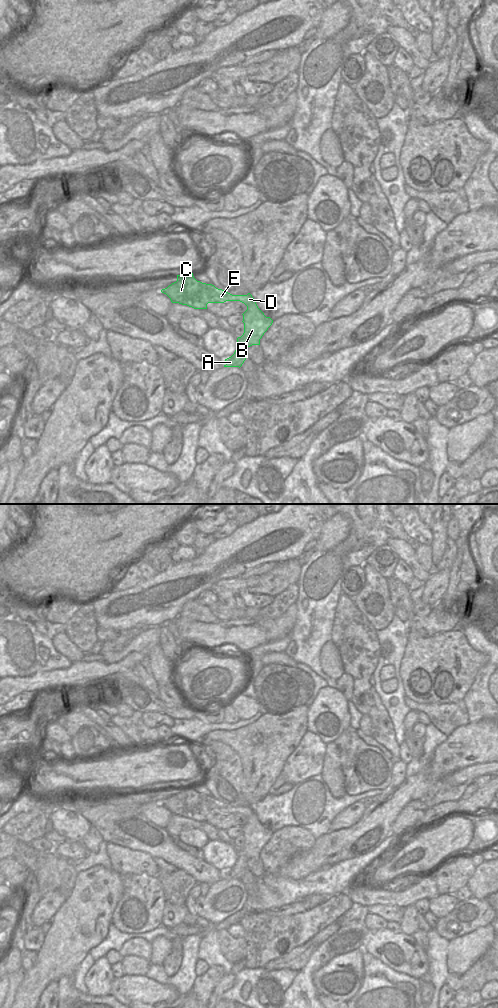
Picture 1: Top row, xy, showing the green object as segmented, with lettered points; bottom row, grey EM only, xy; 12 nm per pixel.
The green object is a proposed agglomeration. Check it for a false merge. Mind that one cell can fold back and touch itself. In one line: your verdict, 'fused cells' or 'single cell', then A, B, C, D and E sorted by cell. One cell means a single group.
single cell | A B C D E

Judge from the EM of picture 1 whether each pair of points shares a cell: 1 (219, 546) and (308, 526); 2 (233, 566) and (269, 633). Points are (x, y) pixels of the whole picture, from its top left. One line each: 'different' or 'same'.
1: same
2: different

